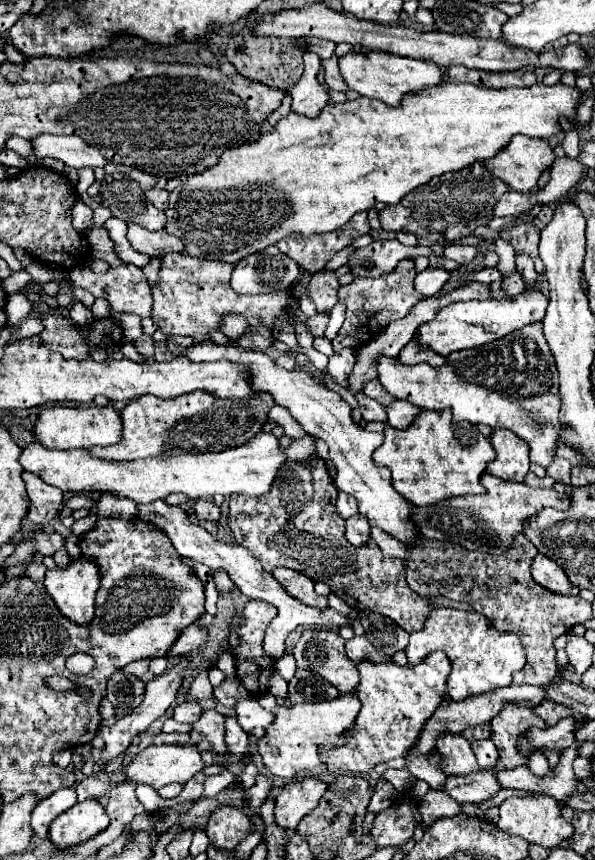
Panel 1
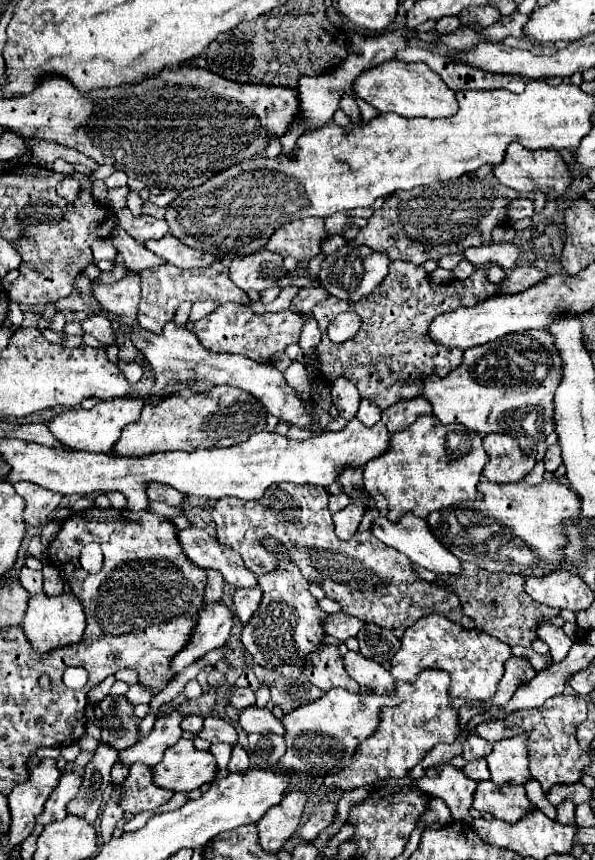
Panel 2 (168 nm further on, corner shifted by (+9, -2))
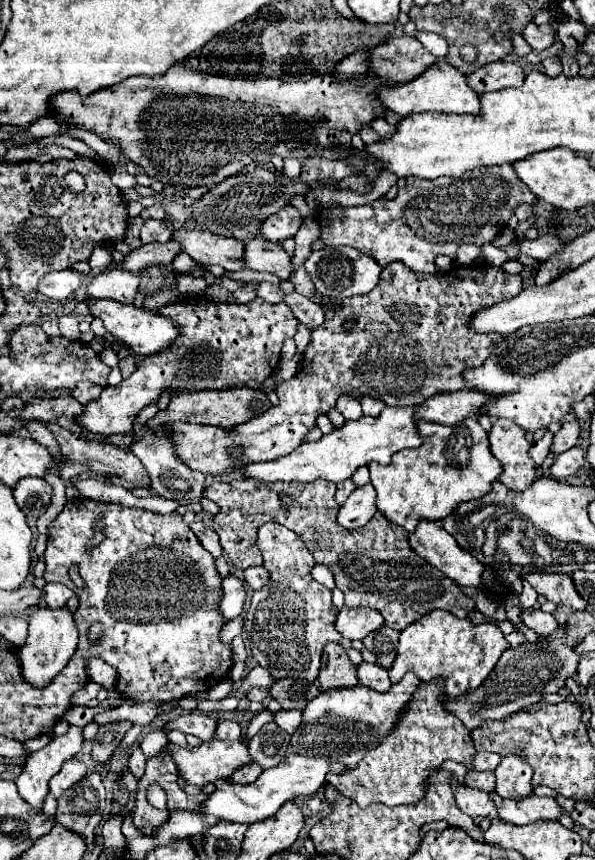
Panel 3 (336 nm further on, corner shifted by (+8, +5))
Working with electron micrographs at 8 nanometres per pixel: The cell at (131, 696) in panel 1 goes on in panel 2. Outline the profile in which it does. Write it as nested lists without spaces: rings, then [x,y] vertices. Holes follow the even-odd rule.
[[[107,696],[101,704],[101,742],[113,746],[115,750],[125,750],[133,746],[139,738],[139,718],[133,714],[133,706],[125,696]]]

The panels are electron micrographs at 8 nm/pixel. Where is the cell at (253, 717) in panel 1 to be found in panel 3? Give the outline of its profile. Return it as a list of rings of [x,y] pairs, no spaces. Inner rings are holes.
[[[280,709],[280,711],[272,713],[272,715],[274,715],[274,723],[276,723],[280,729],[284,729],[286,733],[294,733],[296,727],[300,725],[300,717],[302,717],[298,709],[290,709],[290,711]]]

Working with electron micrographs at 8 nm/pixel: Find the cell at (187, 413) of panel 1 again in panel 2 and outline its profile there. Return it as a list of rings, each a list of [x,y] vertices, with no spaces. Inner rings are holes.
[[[215,386],[207,394],[175,394],[161,400],[157,406],[145,404],[141,418],[123,428],[115,444],[117,456],[147,456],[155,452],[193,452],[199,448],[233,446],[247,440],[251,434],[267,430],[267,410],[251,394],[229,386]]]

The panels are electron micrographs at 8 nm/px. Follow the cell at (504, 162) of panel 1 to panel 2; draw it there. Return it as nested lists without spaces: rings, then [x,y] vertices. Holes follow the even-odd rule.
[[[511,144],[507,148],[507,156],[505,162],[493,168],[495,176],[499,178],[501,184],[517,190],[517,192],[533,192],[539,190],[549,198],[559,198],[565,194],[565,190],[569,188],[571,180],[573,180],[573,170],[571,166],[563,160],[563,156],[557,150],[527,150],[519,144]]]

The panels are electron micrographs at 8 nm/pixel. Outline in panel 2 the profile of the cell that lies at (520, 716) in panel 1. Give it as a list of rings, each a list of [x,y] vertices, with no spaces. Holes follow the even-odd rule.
[[[523,736],[495,742],[493,752],[487,756],[491,780],[495,786],[525,784],[531,774],[527,770],[527,742]]]

